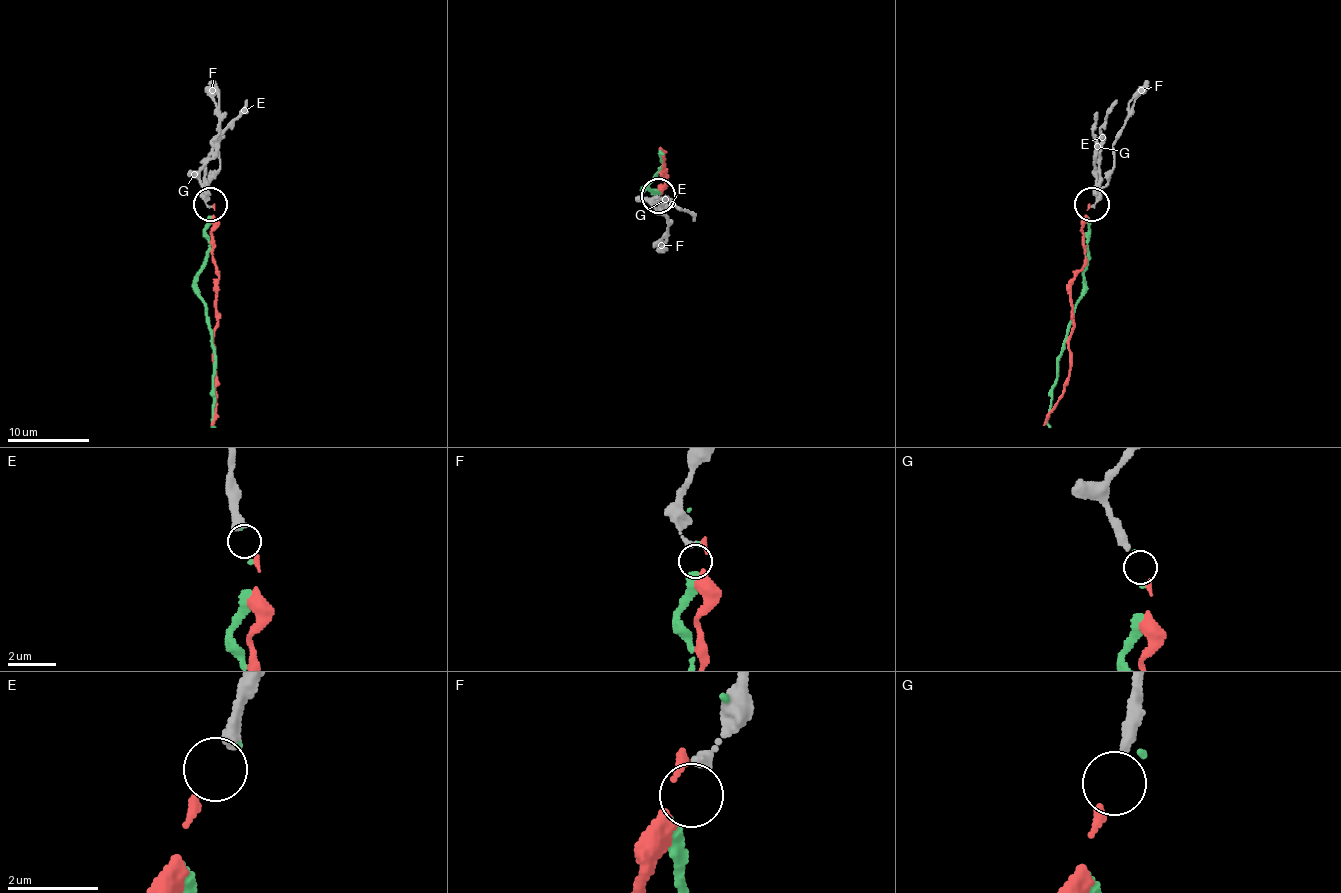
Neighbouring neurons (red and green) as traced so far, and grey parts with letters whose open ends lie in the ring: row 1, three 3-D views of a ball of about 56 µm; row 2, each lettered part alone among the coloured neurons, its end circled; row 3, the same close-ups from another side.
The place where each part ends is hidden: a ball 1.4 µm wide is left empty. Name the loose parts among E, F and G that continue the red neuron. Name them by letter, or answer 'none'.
G

